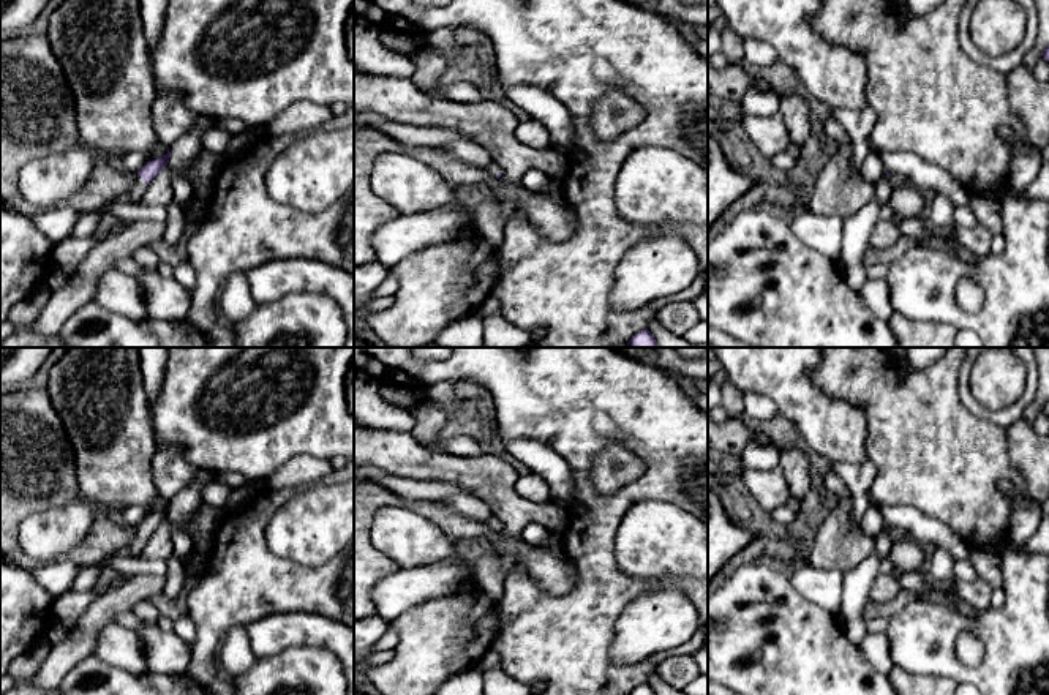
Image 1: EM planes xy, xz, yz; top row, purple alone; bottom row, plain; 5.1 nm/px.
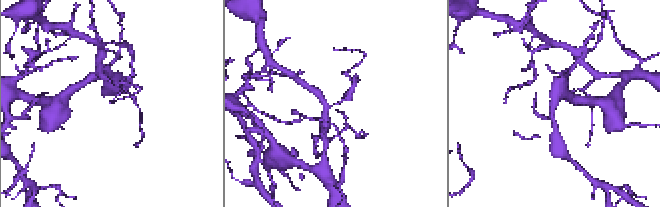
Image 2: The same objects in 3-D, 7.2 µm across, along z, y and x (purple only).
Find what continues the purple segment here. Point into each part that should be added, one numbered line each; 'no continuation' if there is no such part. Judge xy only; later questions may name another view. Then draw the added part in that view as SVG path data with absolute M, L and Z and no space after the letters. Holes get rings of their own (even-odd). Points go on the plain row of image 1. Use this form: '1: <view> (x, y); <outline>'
1: xy (135, 547); M137 531L136 535L134 535L134 539L133 539L133 542L128 545L130 554L133 558L137 558L139 556L142 547L145 543L145 540L147 539L144 537L144 534L141 531Z

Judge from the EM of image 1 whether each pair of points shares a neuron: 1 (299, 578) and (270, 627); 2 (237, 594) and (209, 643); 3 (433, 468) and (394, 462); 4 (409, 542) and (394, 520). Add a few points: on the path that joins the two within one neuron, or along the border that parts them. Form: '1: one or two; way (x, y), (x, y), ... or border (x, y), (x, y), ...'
1: two; border (316, 613), (278, 612), (245, 626)
2: one; way (225, 607), (215, 616), (210, 631)
3: one; way (424, 463), (403, 462)
4: one; way (405, 537), (394, 525)

